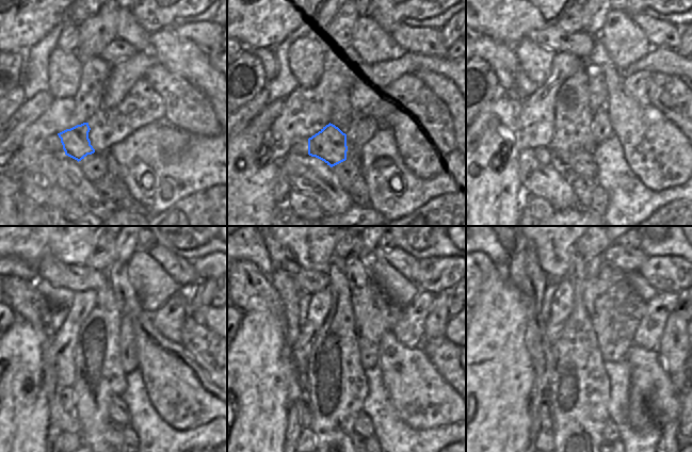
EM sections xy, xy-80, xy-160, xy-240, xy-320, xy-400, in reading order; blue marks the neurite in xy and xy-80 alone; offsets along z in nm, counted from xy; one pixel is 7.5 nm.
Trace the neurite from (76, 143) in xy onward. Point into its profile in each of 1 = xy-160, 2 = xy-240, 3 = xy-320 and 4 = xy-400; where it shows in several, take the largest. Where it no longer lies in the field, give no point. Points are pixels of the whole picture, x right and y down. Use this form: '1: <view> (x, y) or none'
1: xy-160 (579, 162)
2: xy-240 (117, 410)
3: xy-320 (363, 426)
4: xy-400 (610, 434)

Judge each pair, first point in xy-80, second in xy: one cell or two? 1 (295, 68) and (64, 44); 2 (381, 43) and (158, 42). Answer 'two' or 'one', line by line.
1: two
2: two

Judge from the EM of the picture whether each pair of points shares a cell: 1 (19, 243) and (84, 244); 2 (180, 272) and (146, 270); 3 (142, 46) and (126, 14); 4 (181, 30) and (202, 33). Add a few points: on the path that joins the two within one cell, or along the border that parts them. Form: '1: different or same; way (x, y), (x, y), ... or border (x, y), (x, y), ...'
1: same; way (35, 241), (68, 241)
2: different; border (148, 253), (182, 287)
3: same; way (139, 38), (128, 28), (127, 21)
4: same; way (187, 31), (196, 32)

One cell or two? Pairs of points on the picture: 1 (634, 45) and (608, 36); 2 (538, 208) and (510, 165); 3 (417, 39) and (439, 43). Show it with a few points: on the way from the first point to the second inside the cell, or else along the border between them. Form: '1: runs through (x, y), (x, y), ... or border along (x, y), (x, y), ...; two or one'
1: runs through (628, 44), (621, 36), (614, 36); one
2: border along (525, 194), (521, 197); two
3: runs through (422, 39), (434, 39); one

